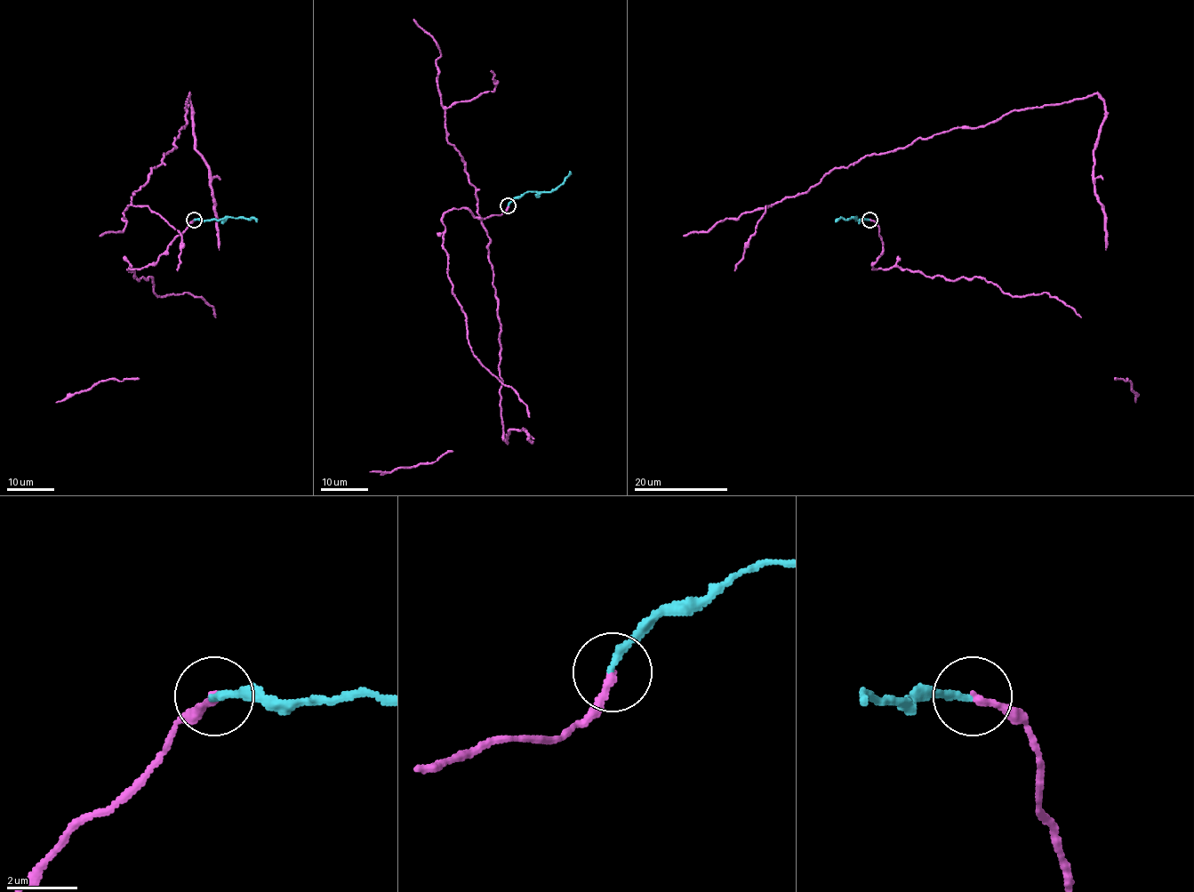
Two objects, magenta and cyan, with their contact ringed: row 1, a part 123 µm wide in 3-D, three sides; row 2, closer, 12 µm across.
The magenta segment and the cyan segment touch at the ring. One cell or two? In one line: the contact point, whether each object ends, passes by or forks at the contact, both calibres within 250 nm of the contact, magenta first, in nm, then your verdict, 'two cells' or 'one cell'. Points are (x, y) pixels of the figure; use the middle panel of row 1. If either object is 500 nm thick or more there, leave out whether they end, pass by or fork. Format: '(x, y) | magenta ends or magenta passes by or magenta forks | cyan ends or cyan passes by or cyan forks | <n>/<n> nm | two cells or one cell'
(508, 205) | magenta ends | cyan ends | 200/200 nm | one cell

